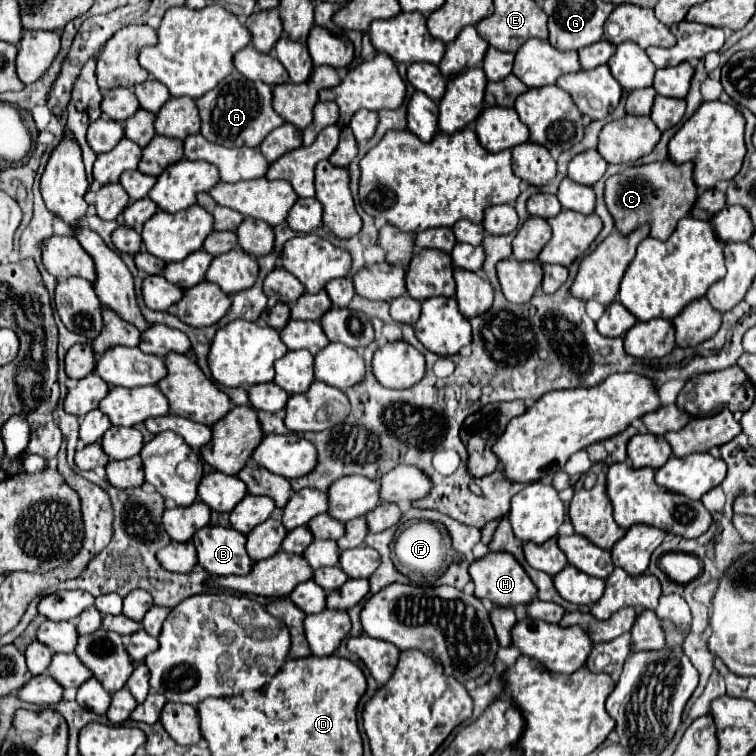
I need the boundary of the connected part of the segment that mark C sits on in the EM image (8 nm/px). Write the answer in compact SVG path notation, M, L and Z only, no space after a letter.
M670 159L624 167L620 173L608 177L604 185L604 203L614 217L616 231L630 235L640 225L650 225L650 237L660 241L666 241L676 223L690 215L690 207L694 205L696 197L698 191L692 179L692 163L674 165Z

